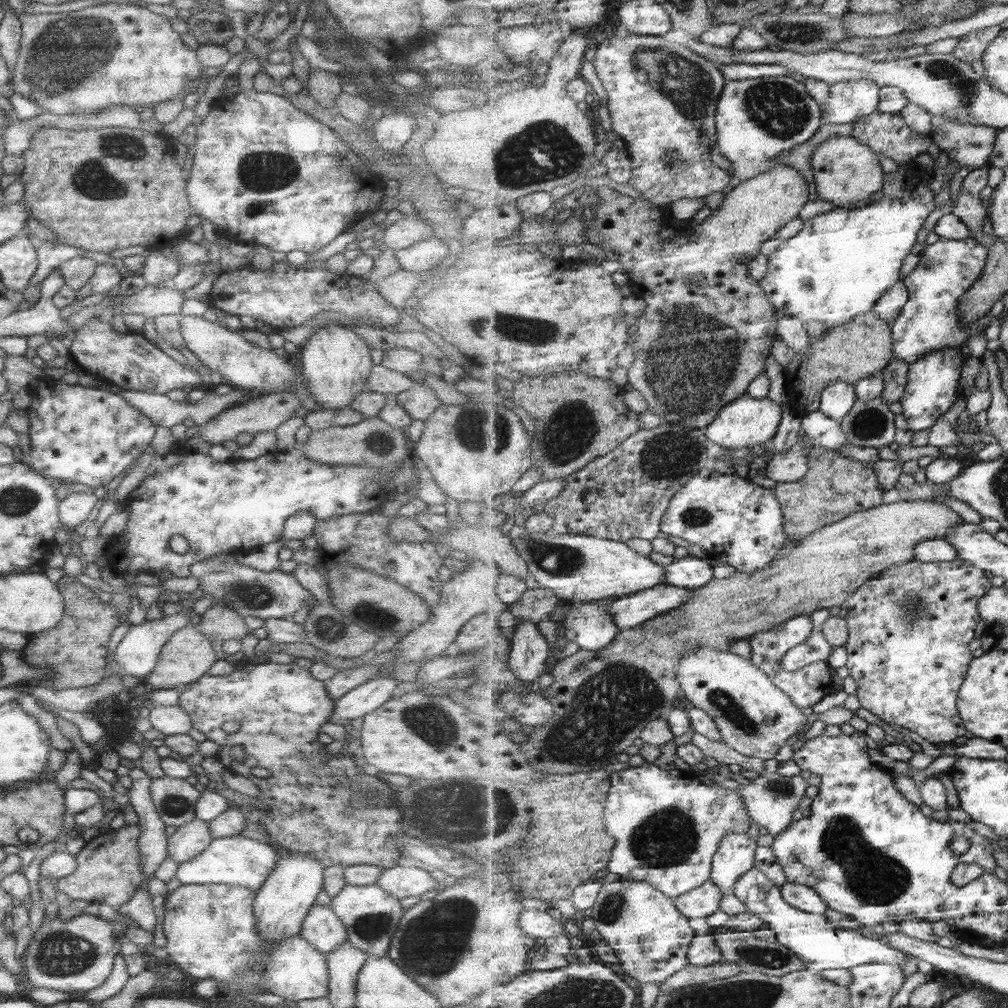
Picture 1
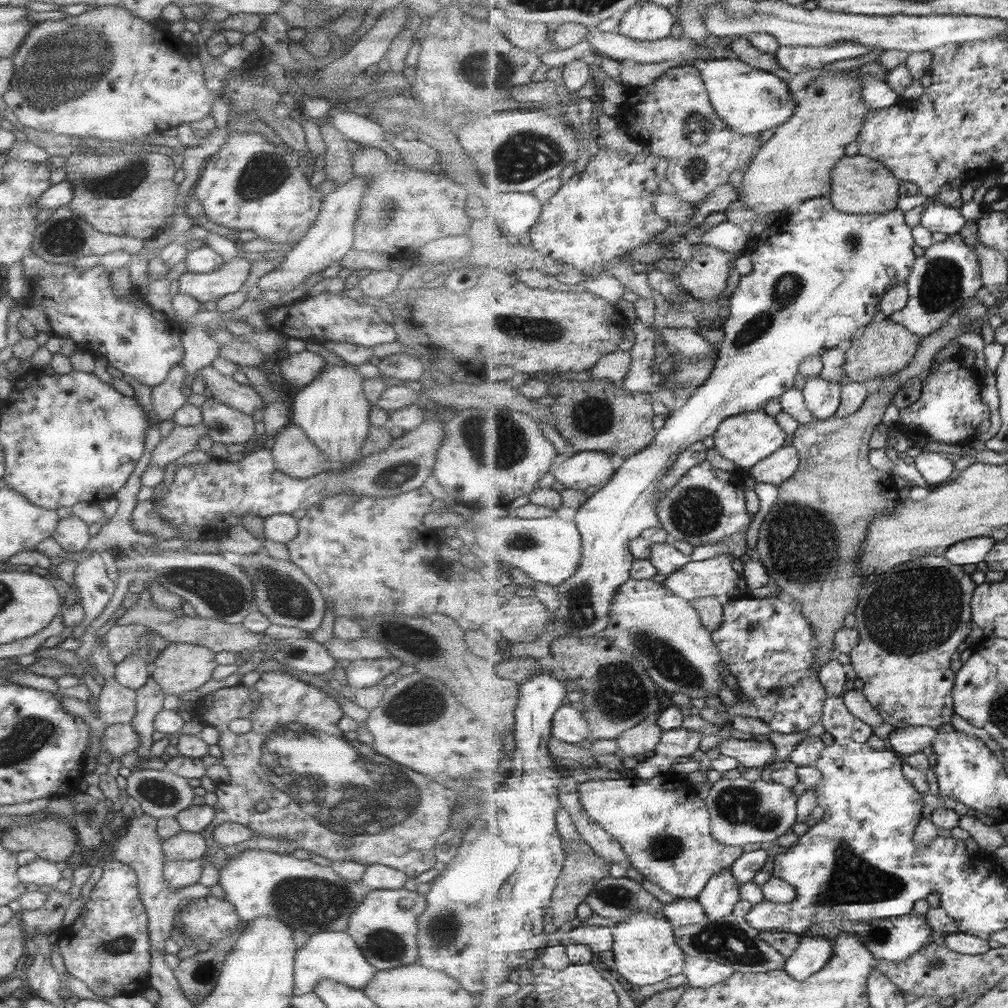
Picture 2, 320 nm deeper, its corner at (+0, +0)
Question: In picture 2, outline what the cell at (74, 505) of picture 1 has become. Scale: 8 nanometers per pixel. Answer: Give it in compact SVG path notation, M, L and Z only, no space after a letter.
M71 513L58 520L50 537L67 553L81 552L90 540L88 526Z

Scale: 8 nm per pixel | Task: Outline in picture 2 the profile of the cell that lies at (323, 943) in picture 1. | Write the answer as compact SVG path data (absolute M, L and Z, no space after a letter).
M319 932L307 938L307 942L295 952L292 996L302 996L311 992L315 985L323 980L333 981L361 991L373 979L375 972L376 969L367 963L352 938L345 932Z

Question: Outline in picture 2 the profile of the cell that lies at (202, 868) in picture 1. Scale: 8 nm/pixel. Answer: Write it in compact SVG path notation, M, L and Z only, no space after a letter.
M244 850L234 854L218 870L218 876L217 884L223 889L224 899L237 913L239 921L247 923L260 916L280 920L293 931L296 950L313 934L345 932L347 917L367 894L360 881L343 880L330 866L266 850Z

